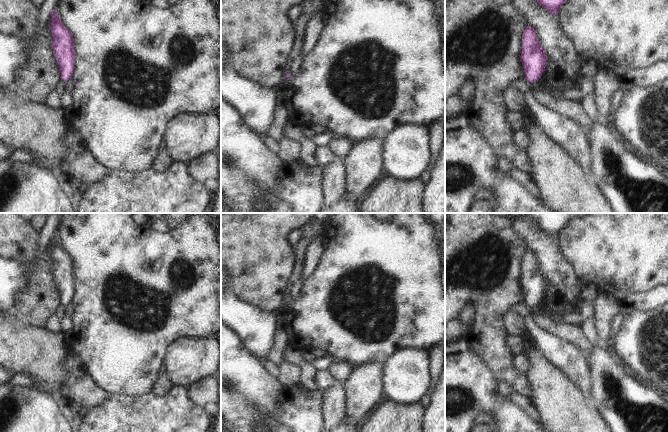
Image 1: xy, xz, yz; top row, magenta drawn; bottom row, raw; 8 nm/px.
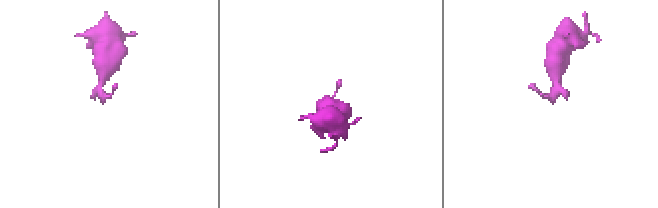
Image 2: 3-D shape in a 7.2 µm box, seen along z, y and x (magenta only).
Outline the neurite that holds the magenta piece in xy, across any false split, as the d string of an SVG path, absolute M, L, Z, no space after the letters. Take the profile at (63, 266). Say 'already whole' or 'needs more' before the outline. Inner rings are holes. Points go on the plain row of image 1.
already whole | M56 233L52 237L51 256L53 261L52 272L64 306L72 302L76 285L74 262L71 256L63 249Z

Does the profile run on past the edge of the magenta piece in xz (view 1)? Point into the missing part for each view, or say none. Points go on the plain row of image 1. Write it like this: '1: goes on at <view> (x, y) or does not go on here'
1: does not go on here

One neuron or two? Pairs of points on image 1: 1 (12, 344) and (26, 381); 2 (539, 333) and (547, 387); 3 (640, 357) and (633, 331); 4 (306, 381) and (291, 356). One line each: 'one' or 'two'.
1: two
2: two
3: one
4: one

